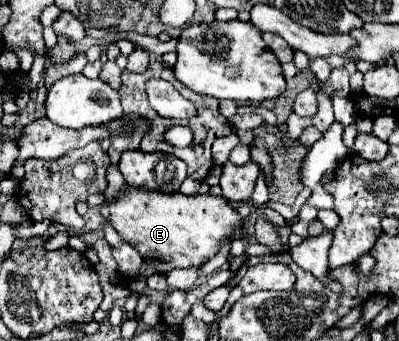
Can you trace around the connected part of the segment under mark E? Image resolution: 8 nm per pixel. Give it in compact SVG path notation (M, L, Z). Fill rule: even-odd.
M125 186L123 194L119 194L115 202L105 200L101 204L101 216L129 244L133 244L143 260L155 266L155 272L159 274L207 262L219 252L221 240L225 240L233 230L241 228L241 216L227 204L223 196L187 196L181 192L159 194L153 190L135 190L131 186Z

